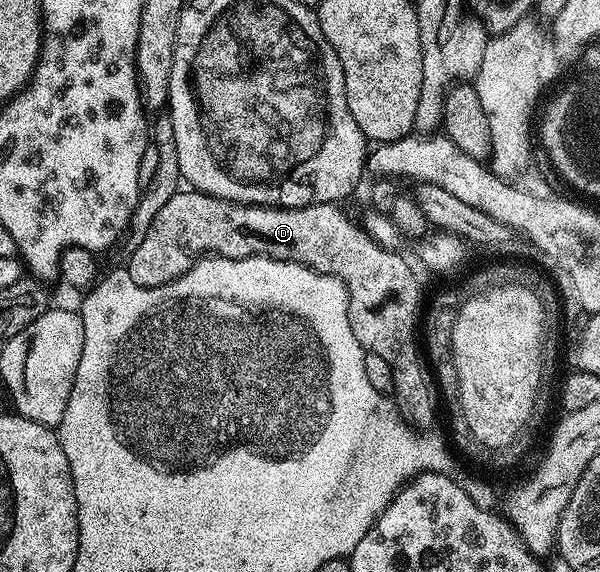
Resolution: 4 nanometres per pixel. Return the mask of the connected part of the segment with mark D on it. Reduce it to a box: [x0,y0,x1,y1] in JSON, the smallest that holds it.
[126,191,438,423]

